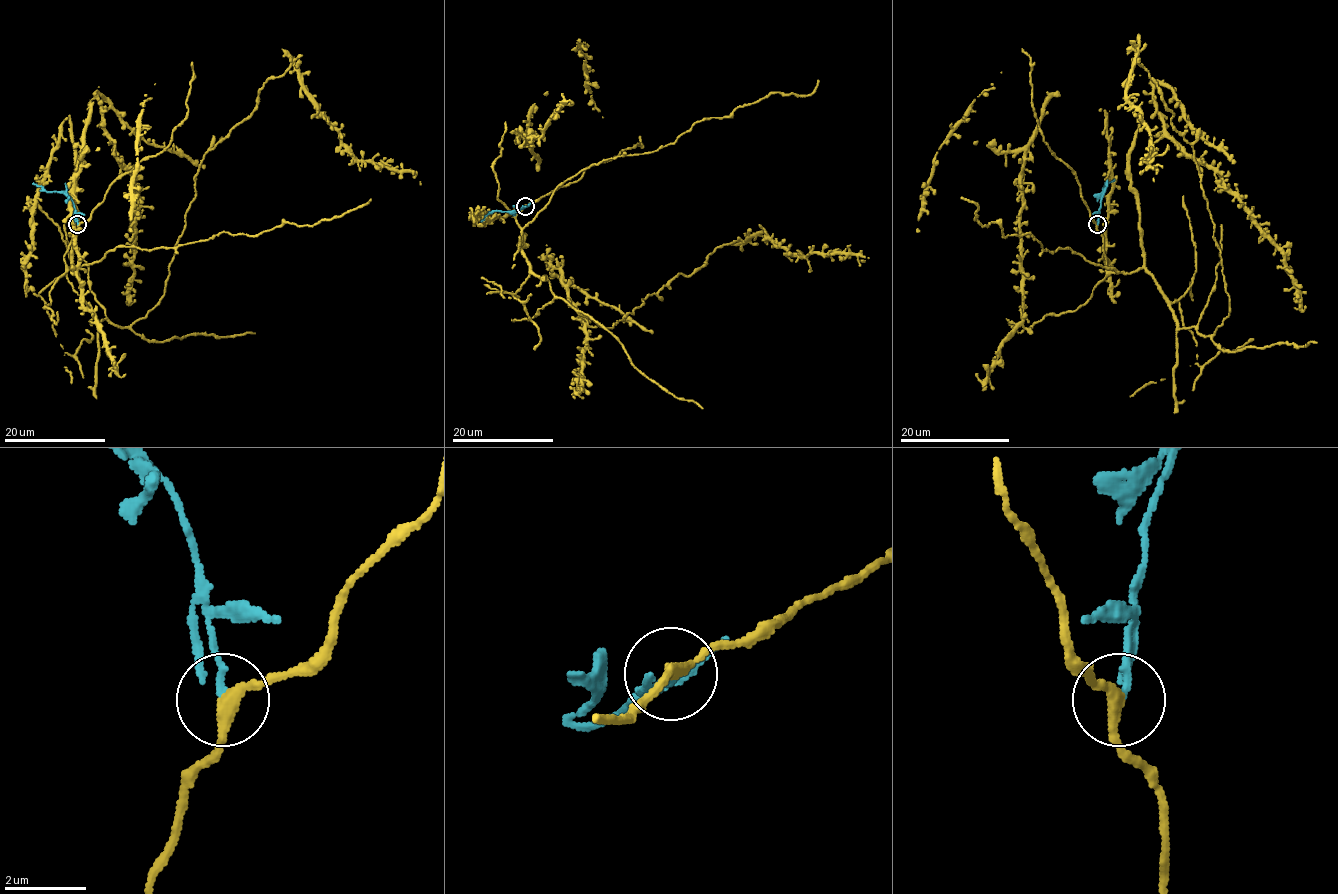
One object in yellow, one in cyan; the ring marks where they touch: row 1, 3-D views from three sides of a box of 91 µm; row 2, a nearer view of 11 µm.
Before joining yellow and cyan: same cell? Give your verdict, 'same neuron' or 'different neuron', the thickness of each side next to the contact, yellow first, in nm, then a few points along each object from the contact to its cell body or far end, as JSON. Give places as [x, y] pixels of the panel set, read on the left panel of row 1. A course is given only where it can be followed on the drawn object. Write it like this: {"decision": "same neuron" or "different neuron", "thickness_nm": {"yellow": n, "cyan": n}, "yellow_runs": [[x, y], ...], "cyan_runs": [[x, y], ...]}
{"decision": "different neuron", "thickness_nm": {"yellow": 280, "cyan": 170}, "yellow_runs": [[77, 224], [66, 265], [98, 320], [129, 327], [164, 293], [203, 156], [288, 70], [355, 157], [420, 185]], "cyan_runs": [[77, 224], [74, 205], [68, 196], [44, 190], [33, 182]]}

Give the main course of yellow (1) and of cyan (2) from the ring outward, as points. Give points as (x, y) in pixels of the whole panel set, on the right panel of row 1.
1: (1097, 224), (1107, 269), (1142, 268), (1177, 328), (1211, 336), (1229, 299), (1194, 150), (1134, 57), (1153, 181)
2: (1097, 224), (1103, 187), (1114, 179)

